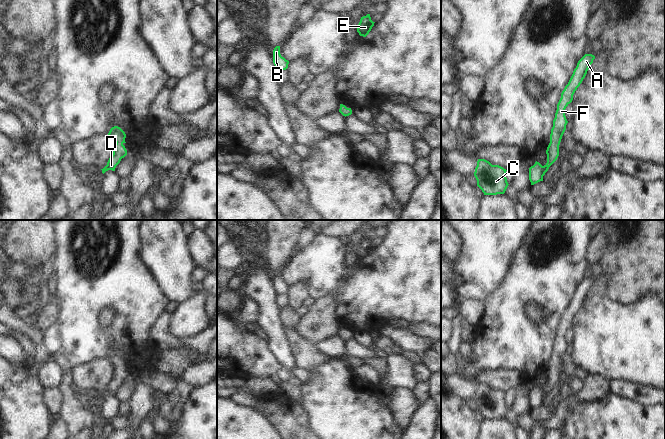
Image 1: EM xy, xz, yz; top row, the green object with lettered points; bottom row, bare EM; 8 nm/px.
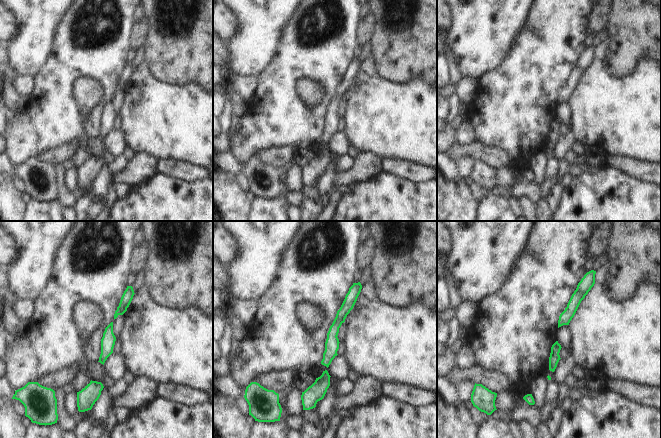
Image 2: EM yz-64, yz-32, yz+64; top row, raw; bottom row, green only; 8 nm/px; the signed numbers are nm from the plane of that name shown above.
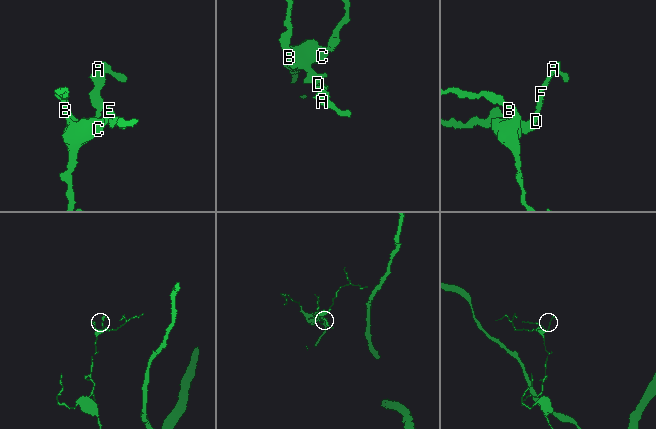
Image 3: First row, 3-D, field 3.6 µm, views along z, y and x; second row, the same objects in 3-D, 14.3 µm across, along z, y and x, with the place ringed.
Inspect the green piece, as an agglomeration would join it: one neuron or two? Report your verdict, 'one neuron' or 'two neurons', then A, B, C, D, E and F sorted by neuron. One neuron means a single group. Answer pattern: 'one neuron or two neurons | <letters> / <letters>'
one neuron | A B C D E F

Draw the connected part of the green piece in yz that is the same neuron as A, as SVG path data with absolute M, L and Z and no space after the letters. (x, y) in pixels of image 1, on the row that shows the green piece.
M585 54L577 63L573 74L561 93L561 98L557 104L557 110L555 113L555 118L553 120L553 127L550 134L550 143L547 147L547 163L542 166L539 162L535 162L533 166L529 168L529 180L531 185L534 185L540 181L543 181L543 176L548 171L549 167L557 160L559 156L559 145L562 136L566 130L566 125L568 123L565 116L566 107L572 102L573 95L577 88L582 83L585 78L587 71L595 56L592 54Z

